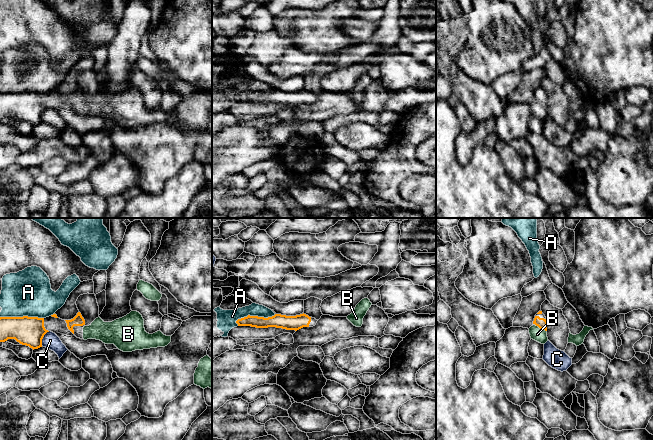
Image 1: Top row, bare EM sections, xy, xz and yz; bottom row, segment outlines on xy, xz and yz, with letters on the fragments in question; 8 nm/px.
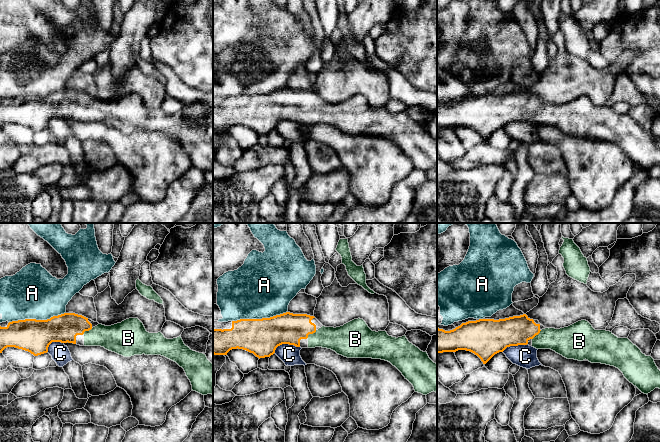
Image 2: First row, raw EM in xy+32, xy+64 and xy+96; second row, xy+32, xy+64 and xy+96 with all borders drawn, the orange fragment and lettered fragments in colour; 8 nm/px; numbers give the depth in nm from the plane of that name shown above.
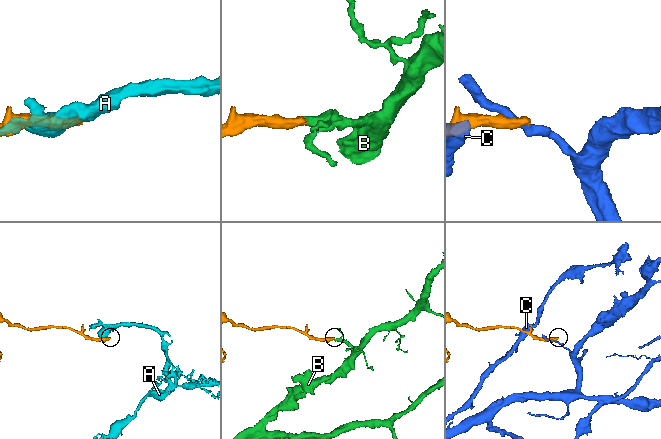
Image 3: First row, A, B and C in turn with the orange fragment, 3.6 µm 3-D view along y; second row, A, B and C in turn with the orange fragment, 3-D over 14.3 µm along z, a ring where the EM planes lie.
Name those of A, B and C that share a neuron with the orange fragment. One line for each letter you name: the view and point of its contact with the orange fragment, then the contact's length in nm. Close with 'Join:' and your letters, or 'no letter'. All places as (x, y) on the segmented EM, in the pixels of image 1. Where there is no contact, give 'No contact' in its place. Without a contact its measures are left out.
B: Touches orange at yz (541, 328). Shared border 110 nm
Join: B

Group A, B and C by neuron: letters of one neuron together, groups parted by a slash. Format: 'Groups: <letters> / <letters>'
Groups: A / B / C

